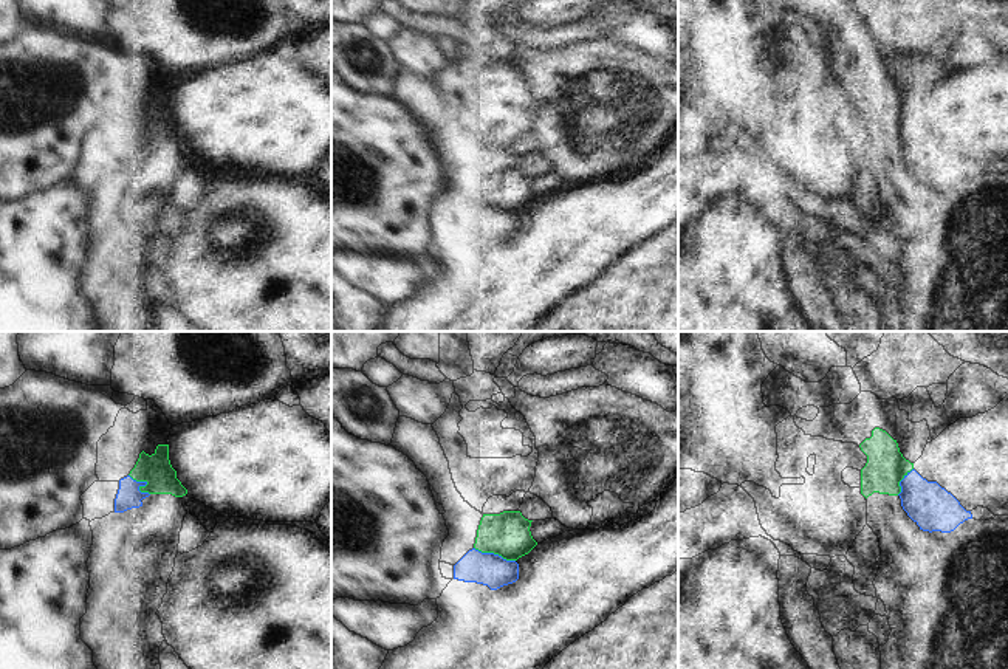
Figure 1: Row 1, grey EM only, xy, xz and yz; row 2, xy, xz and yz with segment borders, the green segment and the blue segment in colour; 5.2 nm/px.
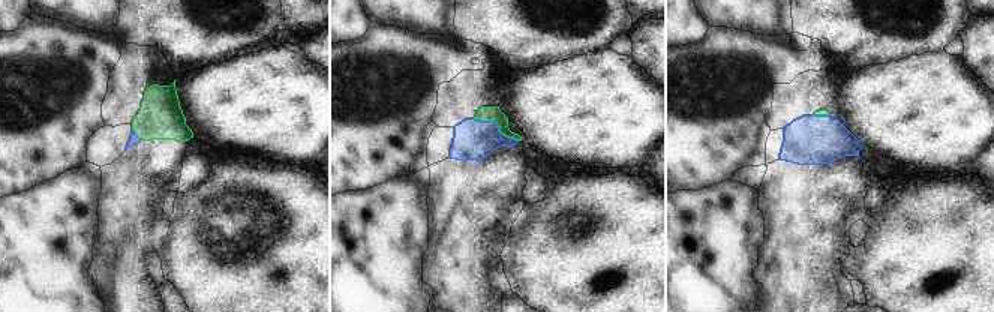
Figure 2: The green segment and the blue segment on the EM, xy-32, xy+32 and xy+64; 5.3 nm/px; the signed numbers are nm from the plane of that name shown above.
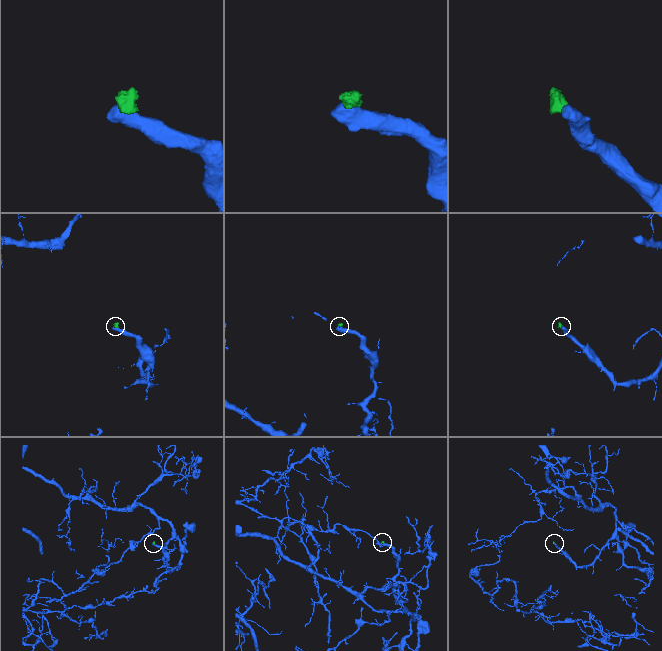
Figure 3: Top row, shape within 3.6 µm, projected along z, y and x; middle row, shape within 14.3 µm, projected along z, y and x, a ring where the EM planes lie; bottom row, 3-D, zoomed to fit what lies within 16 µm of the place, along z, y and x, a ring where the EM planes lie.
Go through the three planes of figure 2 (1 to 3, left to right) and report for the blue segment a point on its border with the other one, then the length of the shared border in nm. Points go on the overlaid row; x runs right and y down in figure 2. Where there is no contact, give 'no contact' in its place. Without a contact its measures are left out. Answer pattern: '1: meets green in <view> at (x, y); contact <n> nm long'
1: meets green in xy-32 at (135, 134); contact 90 nm long
2: meets green in xy+32 at (496, 123); contact 280 nm long
3: meets green in xy+64 at (820, 114); contact 90 nm long

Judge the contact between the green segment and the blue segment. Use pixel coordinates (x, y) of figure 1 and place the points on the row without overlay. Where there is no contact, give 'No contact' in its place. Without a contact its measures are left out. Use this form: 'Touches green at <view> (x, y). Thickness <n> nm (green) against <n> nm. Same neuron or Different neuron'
Touches green at xy (147, 137). Thickness 160 nm (green) against 130 nm. Different neuron

